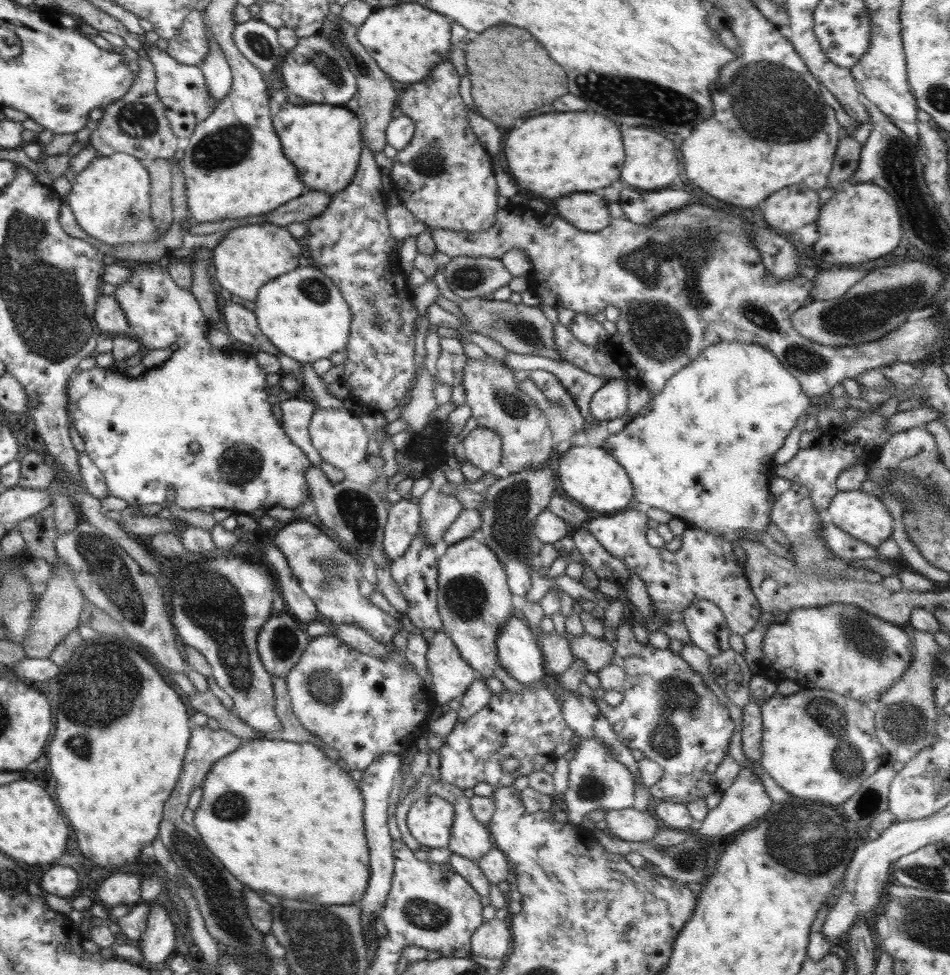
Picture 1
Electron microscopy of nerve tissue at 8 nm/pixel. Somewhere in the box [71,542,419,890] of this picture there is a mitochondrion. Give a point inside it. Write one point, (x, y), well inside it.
(213, 603)

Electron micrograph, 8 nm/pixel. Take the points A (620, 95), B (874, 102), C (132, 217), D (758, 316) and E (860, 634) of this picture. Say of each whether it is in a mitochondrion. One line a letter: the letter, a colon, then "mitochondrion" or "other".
A: mitochondrion
B: other
C: mitochondrion
D: mitochondrion
E: mitochondrion

